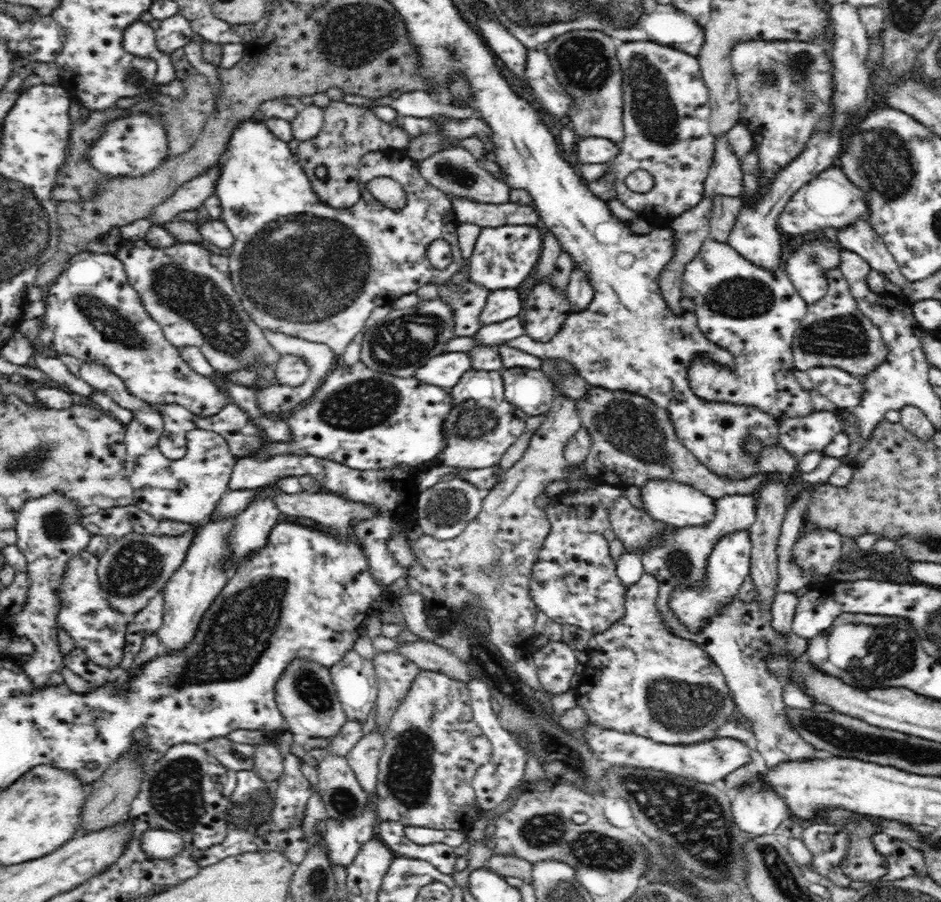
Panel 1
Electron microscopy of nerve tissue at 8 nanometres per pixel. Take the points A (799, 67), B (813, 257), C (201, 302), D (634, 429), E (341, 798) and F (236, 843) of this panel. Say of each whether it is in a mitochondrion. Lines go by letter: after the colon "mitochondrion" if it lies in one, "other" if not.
A: mitochondrion
B: mitochondrion
C: mitochondrion
D: mitochondrion
E: mitochondrion
F: other

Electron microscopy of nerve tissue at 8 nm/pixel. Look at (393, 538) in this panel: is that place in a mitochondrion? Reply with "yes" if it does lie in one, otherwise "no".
no

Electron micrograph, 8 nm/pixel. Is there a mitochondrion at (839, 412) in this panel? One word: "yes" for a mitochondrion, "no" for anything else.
no

